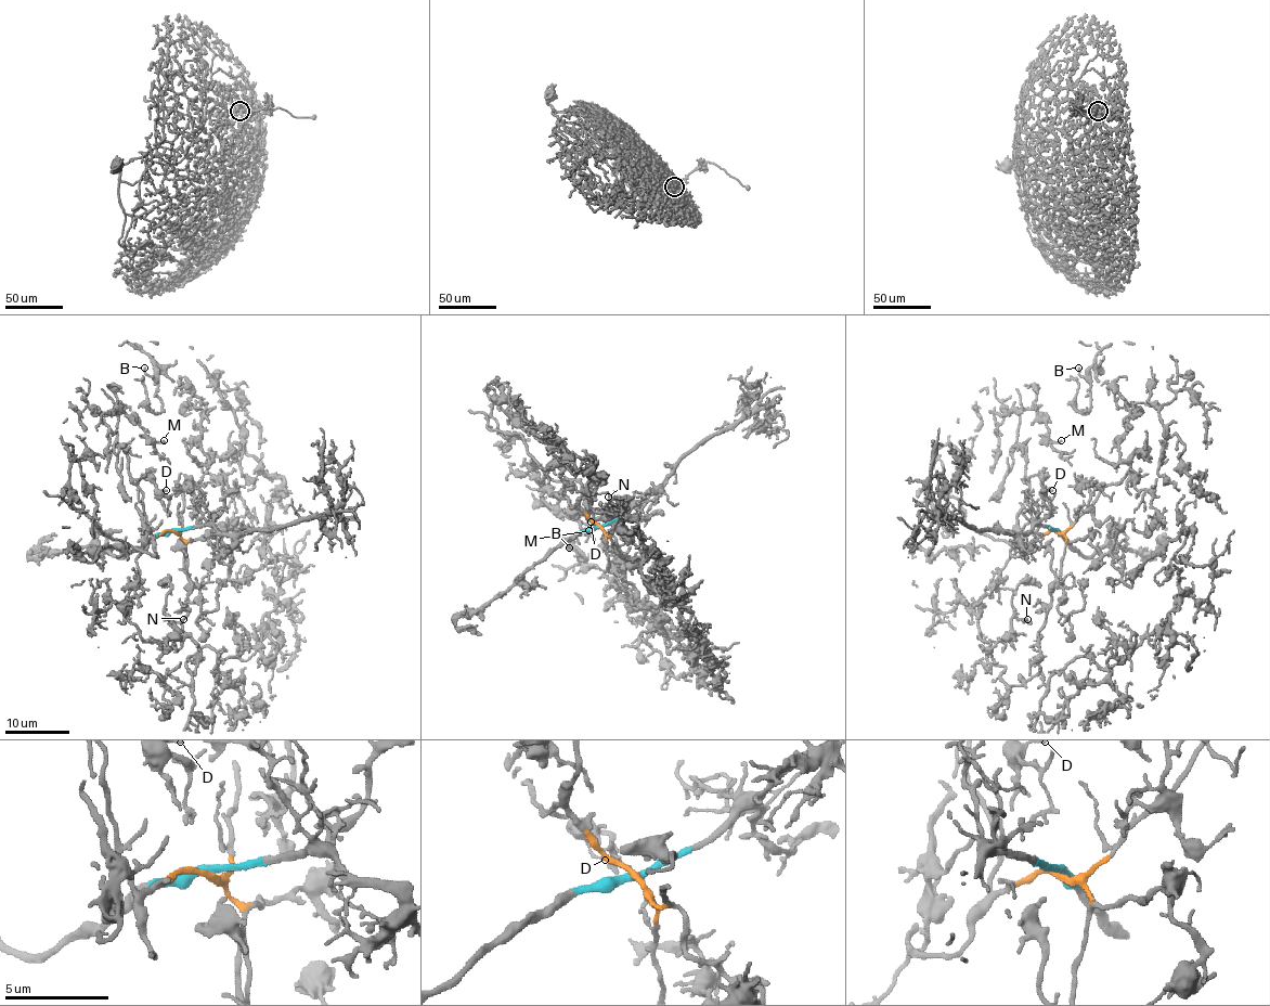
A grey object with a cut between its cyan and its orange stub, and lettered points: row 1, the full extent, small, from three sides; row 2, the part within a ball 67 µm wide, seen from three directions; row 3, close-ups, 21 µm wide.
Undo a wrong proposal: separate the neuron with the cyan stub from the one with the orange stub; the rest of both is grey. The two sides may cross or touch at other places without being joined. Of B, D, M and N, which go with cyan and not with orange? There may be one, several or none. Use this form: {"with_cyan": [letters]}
{"with_cyan": []}

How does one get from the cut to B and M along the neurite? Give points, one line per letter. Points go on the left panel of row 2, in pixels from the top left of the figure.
B: (175, 530), (182, 527), (184, 490), (210, 461), (202, 450), (201, 399), (156, 366), (153, 376), (143, 366)
M: (175, 530), (152, 536), (142, 492), (130, 477), (129, 456), (116, 443), (117, 409), (152, 438), (163, 440)

